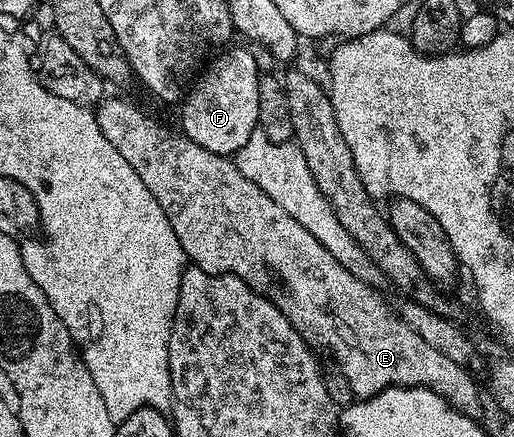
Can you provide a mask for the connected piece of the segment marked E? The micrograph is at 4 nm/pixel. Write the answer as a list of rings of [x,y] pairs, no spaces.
[[[102,99],[95,108],[99,130],[103,130],[103,138],[107,138],[107,142],[111,142],[111,146],[115,146],[119,154],[123,154],[127,166],[131,166],[131,170],[139,174],[139,182],[143,182],[151,190],[155,201],[159,202],[163,213],[171,222],[175,238],[179,238],[179,246],[183,246],[192,267],[216,276],[238,276],[262,294],[270,291],[270,272],[277,279],[277,307],[302,336],[314,336],[333,355],[332,363],[341,371],[343,378],[351,382],[354,397],[374,396],[391,387],[430,388],[452,408],[458,408],[463,414],[474,418],[480,417],[481,392],[477,389],[476,382],[469,377],[470,369],[459,362],[451,362],[447,354],[442,354],[435,350],[435,346],[423,342],[423,338],[419,338],[419,334],[415,334],[411,326],[401,321],[394,309],[392,312],[385,305],[385,300],[376,292],[376,287],[348,272],[310,230],[305,230],[255,182],[245,178],[230,157],[203,150],[203,146],[191,142],[180,131],[168,132],[147,113],[140,112],[129,100],[109,99]]]

